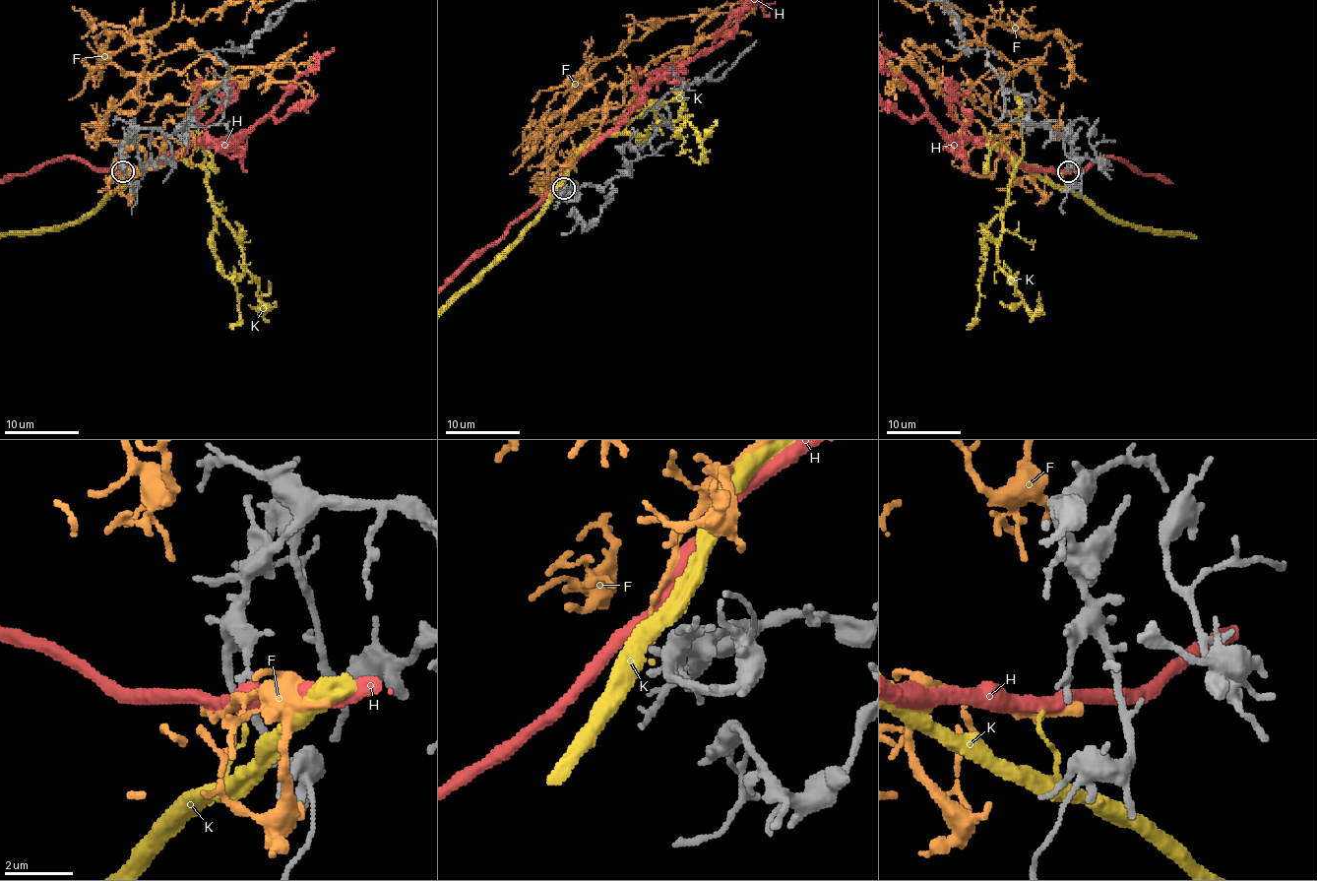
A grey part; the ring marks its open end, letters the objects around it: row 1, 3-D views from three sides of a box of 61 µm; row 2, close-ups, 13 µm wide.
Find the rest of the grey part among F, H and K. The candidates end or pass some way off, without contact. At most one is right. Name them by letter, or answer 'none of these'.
F

